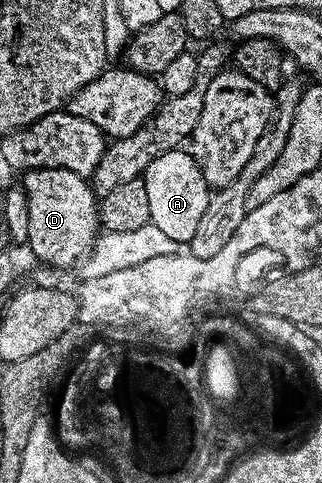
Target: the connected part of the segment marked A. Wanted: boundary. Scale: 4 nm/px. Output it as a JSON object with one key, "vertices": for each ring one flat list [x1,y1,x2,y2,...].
{"vertices":[[186,150,162,153,148,165,141,179,144,190,148,190,150,223,156,225,163,234,168,234,168,238,175,240,179,246,189,245,212,195,212,189,194,157]]}

